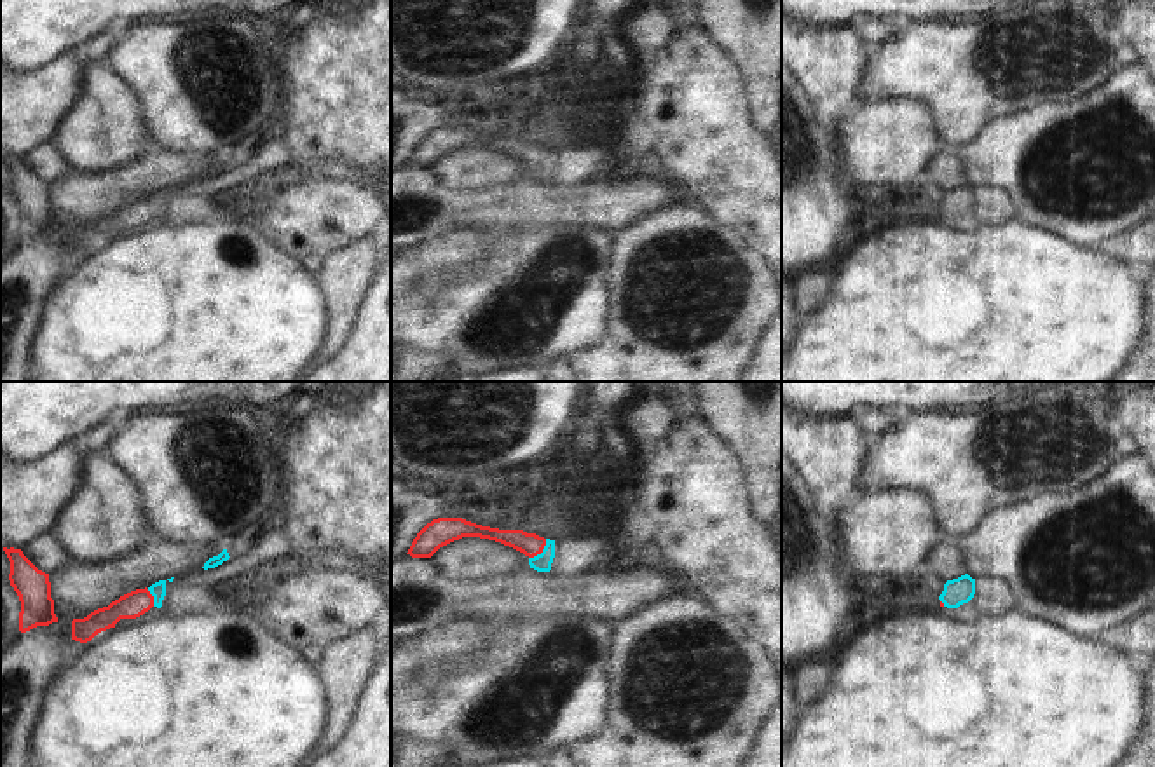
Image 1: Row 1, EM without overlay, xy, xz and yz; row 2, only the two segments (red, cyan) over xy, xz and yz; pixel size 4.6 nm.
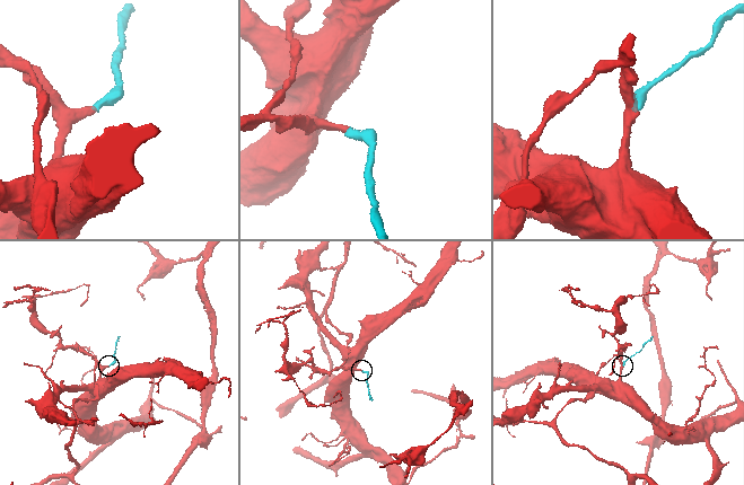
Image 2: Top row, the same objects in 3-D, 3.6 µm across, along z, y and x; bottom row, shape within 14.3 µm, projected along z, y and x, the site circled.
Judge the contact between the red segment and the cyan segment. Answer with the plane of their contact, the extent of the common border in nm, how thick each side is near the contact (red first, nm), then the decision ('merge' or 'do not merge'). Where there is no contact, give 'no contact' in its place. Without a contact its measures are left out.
contact in xz; length 130 nm; calibres 110 and 80 nm; merge

